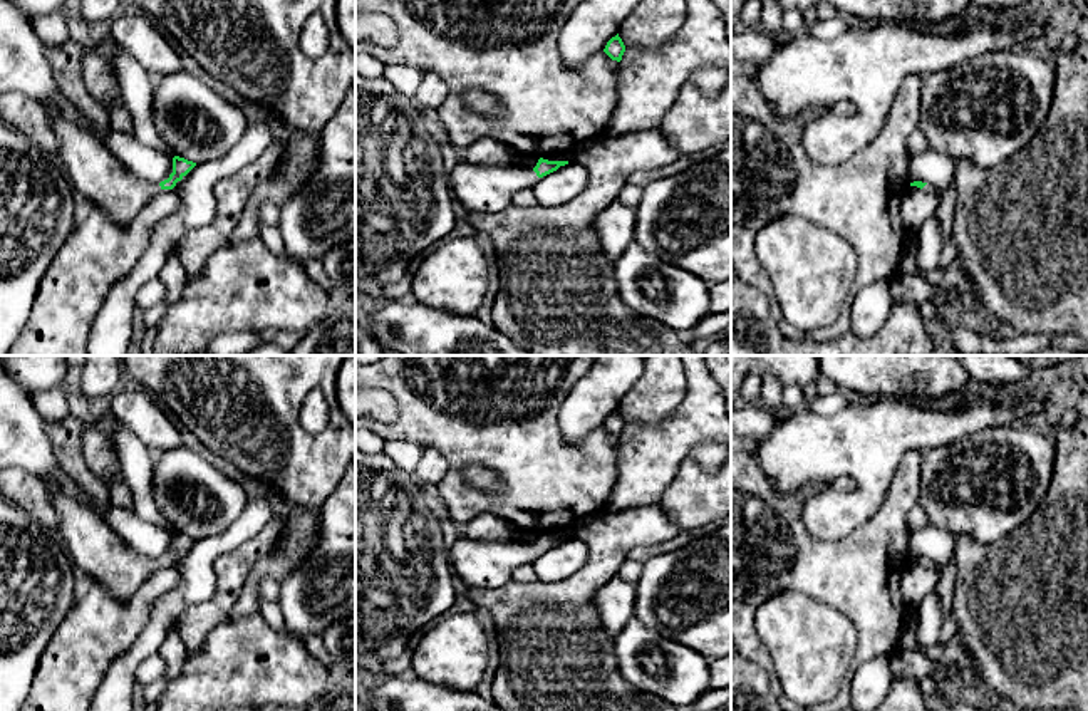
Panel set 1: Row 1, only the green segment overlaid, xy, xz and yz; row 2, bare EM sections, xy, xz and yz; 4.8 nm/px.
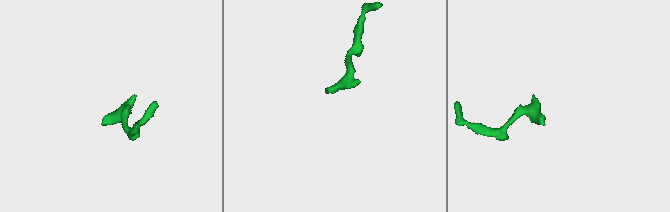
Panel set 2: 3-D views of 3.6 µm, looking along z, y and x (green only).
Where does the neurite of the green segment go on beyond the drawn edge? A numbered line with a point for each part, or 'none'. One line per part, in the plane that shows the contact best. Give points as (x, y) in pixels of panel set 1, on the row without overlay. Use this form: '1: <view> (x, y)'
1: xz (481, 564)

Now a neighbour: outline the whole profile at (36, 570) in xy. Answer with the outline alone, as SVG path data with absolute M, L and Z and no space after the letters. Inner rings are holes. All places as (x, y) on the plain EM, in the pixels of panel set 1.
M0 496L0 711L18 711L39 661L70 610L72 558L57 532Z

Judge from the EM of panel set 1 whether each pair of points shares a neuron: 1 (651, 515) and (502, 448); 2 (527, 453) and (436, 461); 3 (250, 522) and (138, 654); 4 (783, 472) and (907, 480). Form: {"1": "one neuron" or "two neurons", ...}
{"1": "two neurons", "2": "two neurons", "3": "one neuron", "4": "two neurons"}

